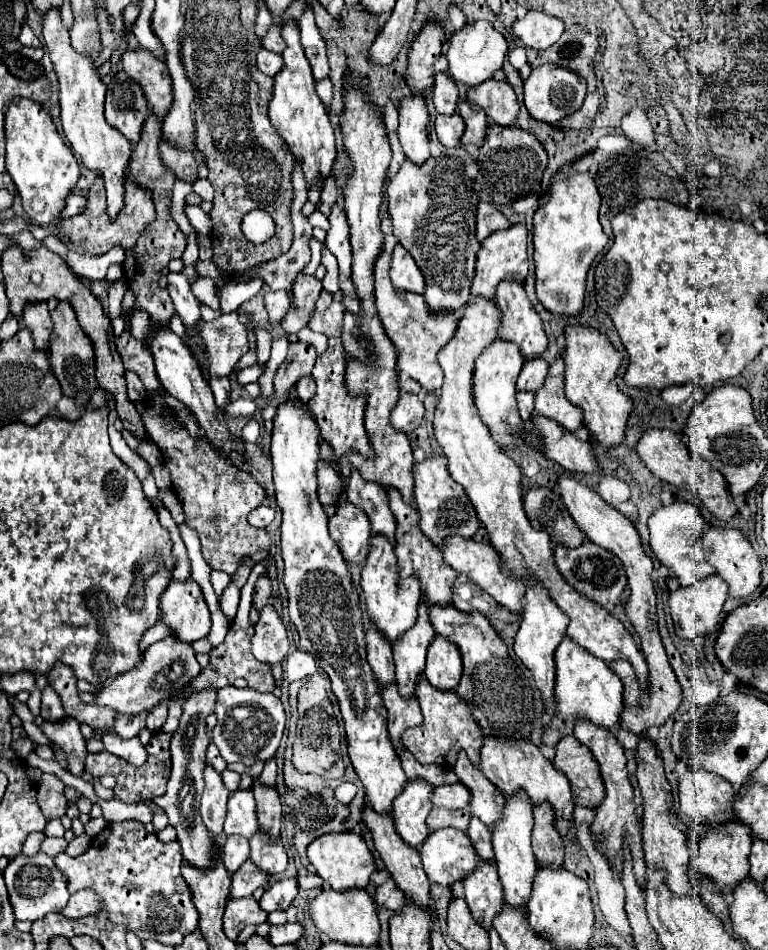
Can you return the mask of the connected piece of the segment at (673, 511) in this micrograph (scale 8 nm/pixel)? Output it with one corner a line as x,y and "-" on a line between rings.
676,501
672,505
664,505
650,515
650,521
648,521
650,549
658,557
658,561
670,571
670,577
676,577
680,587
696,585
698,581
716,574
714,567
704,557
702,525
704,525
702,515
688,501

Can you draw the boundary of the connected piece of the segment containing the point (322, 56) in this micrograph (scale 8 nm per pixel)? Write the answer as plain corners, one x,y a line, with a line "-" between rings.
310,9
304,11
304,15
298,23
298,29
300,29
304,53
312,65
312,71
314,71
314,79
316,81
326,79
330,73
330,65
328,65
328,57
326,57
326,43
314,23
314,15

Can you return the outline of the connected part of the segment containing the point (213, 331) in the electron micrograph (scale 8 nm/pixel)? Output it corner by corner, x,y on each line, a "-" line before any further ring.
236,313
222,315
210,323
200,321
202,341
208,349
208,371
214,377
226,377
238,359
250,349
248,331

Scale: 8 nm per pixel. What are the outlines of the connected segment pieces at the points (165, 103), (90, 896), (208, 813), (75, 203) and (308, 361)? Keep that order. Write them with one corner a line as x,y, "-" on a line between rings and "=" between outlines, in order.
140,47
122,55
122,69
142,87
150,111
158,113
158,117
166,117
172,105
172,85
166,65
=
82,889
78,893
74,893
68,901
68,905
62,909
62,915
66,919
80,919
84,915
92,915
96,913
100,907
98,897
90,891
90,889
=
210,765
204,769
204,781
206,781
206,787
200,801
200,813
208,831
218,839
222,837
222,825
226,817
226,803
228,803
230,791
224,787
220,773
216,773
=
70,195
66,201
66,207
62,211
62,217
74,217
84,213
86,209
86,197
84,195
=
302,341
290,343
288,355
286,355
284,363
278,367
276,375
274,375
276,393
268,399
258,399
256,405
270,405
274,399
280,399
280,397
288,395
294,381
310,375
312,367
314,367
314,347
308,347

